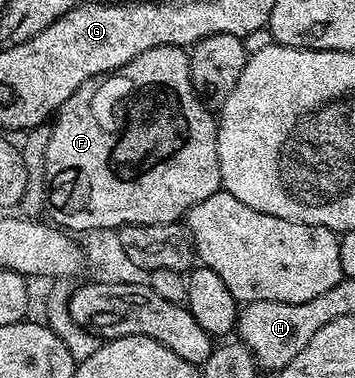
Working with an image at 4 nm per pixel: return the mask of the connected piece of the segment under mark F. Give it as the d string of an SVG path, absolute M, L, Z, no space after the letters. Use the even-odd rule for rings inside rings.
M157 47L148 49L148 53L140 53L128 65L110 72L109 75L97 75L68 101L52 119L50 127L50 140L48 141L48 153L46 154L46 197L45 206L48 208L49 218L57 226L70 233L81 233L94 229L123 229L130 226L160 225L161 223L178 223L189 213L204 197L212 197L222 187L222 178L220 177L220 157L218 156L218 121L212 114L211 108L207 107L203 100L198 98L192 85L192 59L185 47Z

